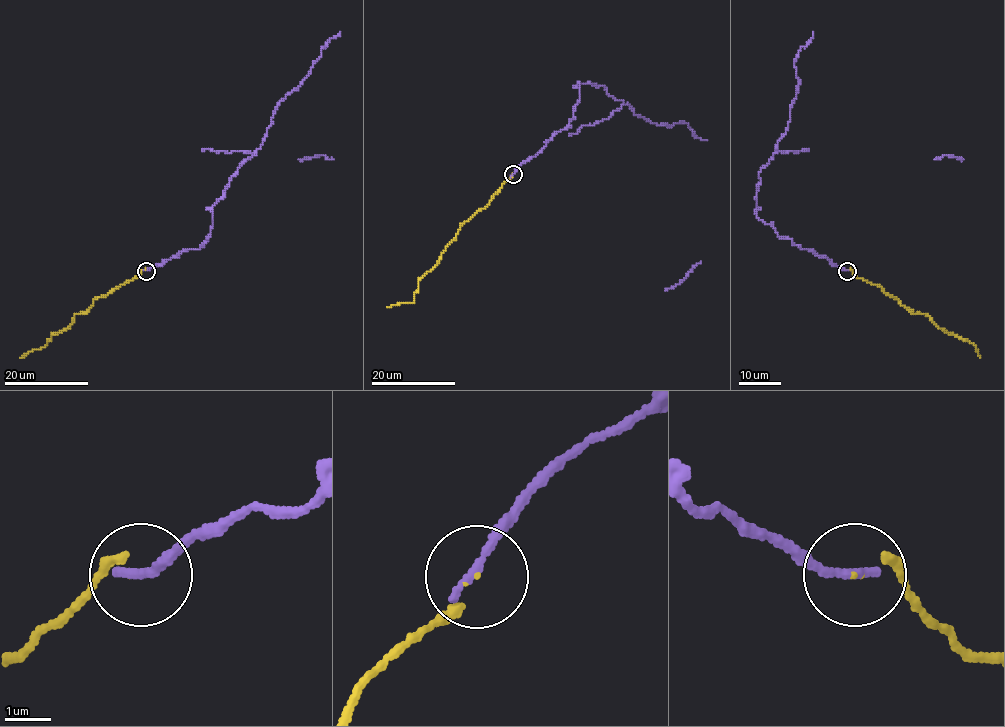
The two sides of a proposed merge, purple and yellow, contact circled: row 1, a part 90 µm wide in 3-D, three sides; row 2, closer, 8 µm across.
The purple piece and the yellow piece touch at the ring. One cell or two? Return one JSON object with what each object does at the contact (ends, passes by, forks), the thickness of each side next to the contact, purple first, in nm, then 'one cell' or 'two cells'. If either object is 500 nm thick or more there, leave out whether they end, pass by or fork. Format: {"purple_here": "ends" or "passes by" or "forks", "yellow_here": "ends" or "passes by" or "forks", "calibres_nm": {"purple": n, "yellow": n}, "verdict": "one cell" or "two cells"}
{"purple_here": "ends", "yellow_here": "ends", "calibres_nm": {"purple": 200, "yellow": 40}, "verdict": "one cell"}

